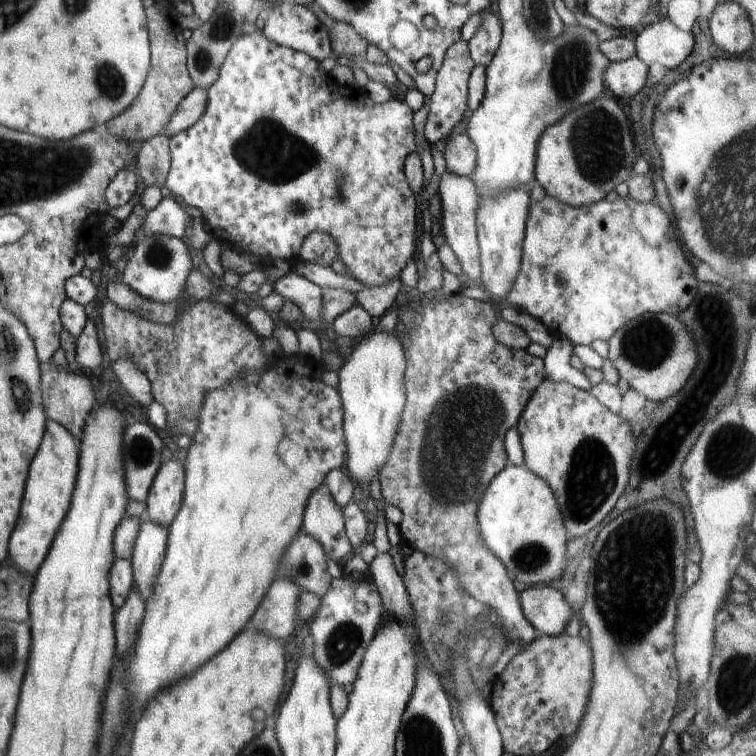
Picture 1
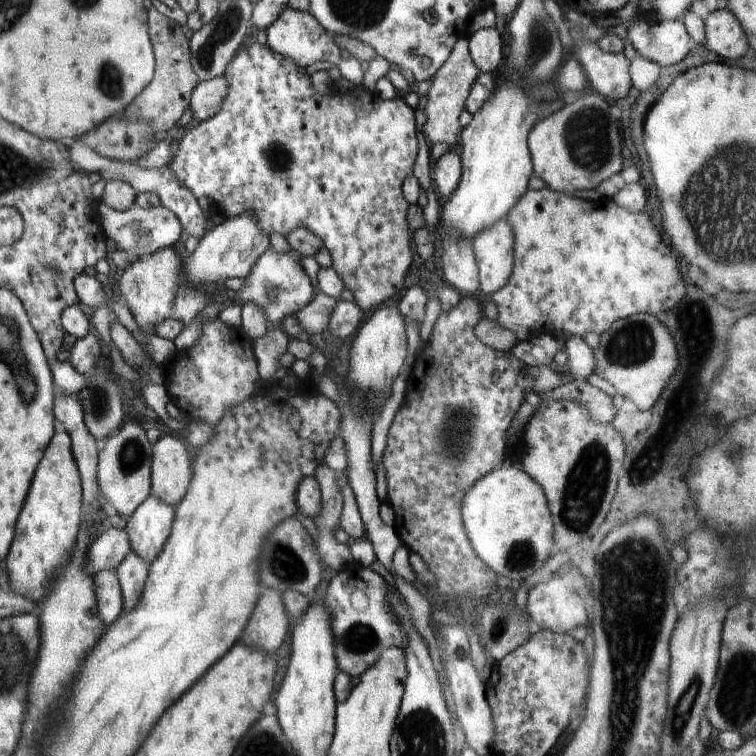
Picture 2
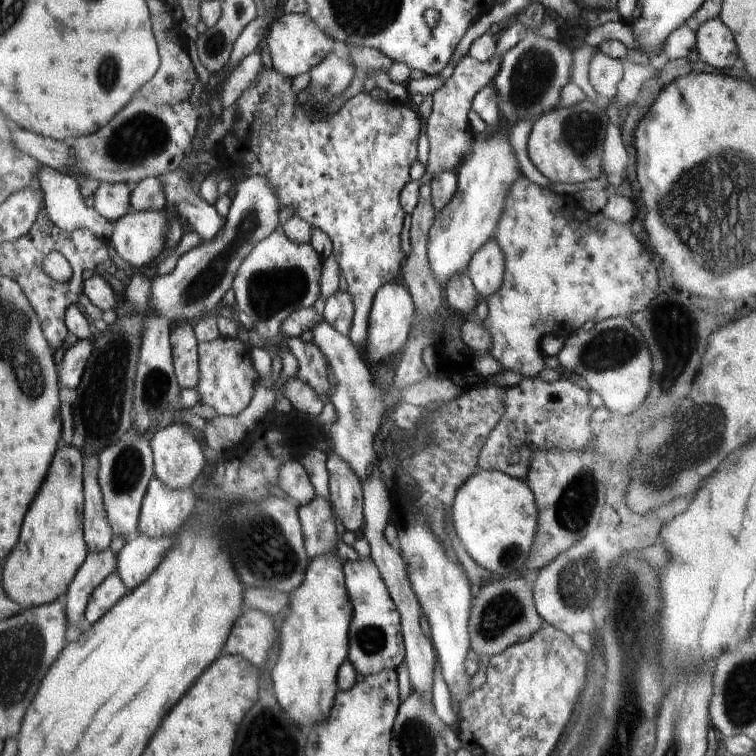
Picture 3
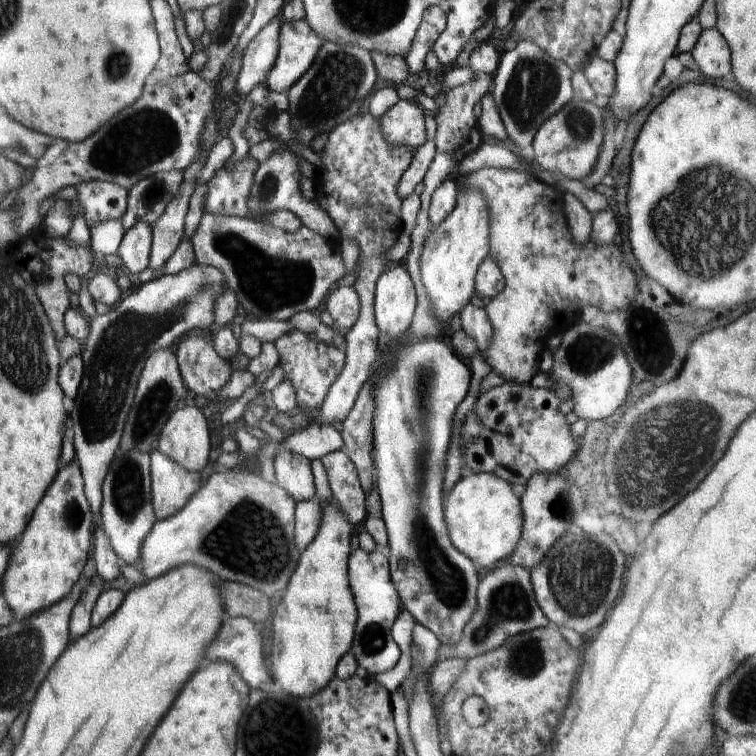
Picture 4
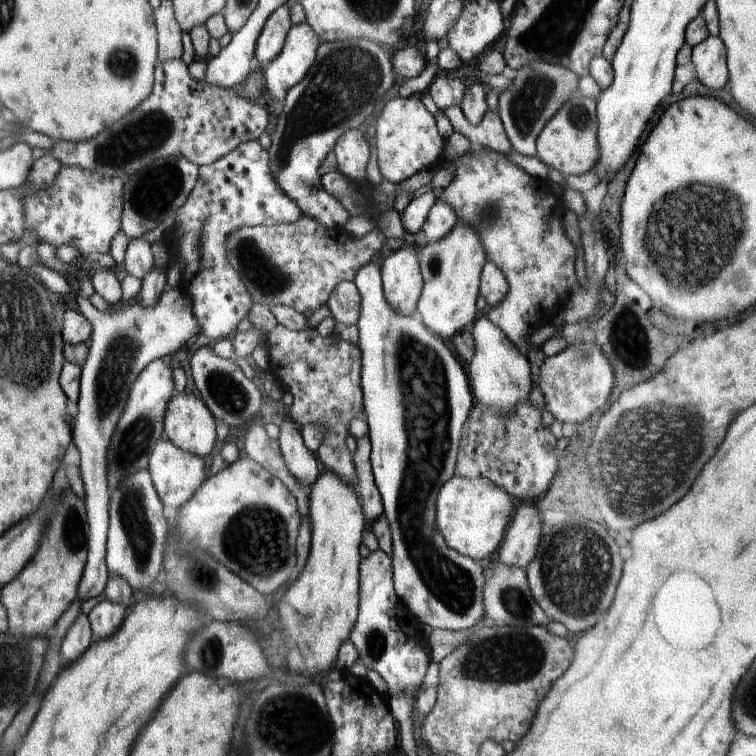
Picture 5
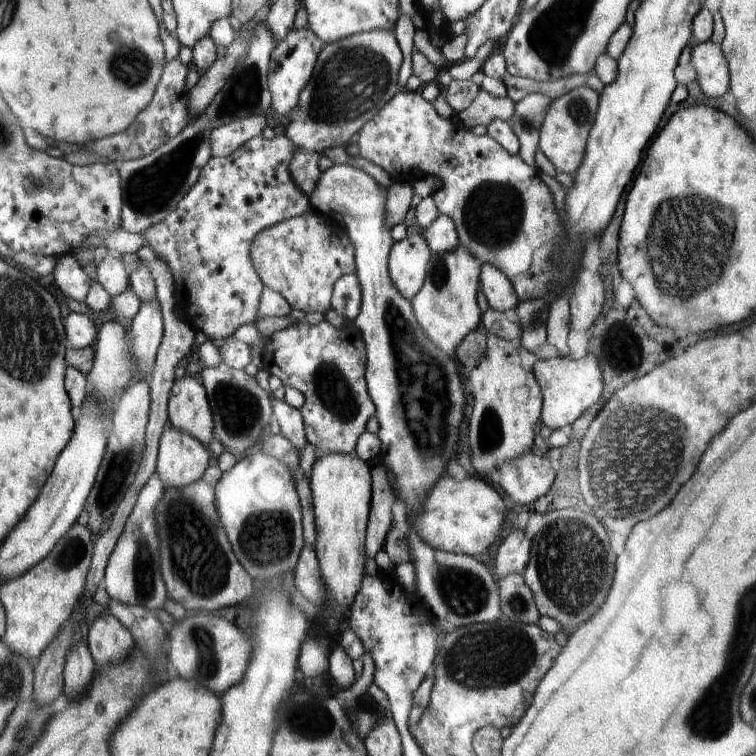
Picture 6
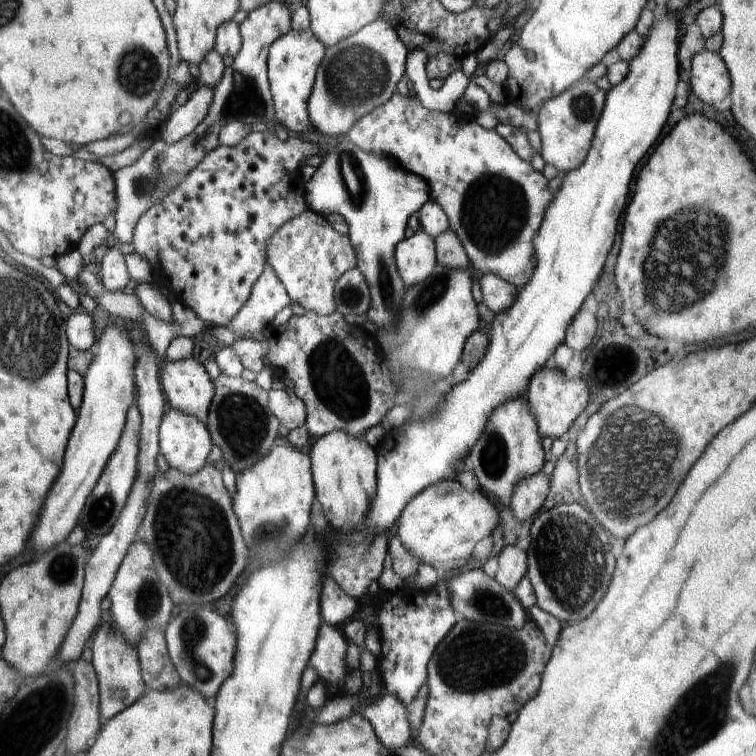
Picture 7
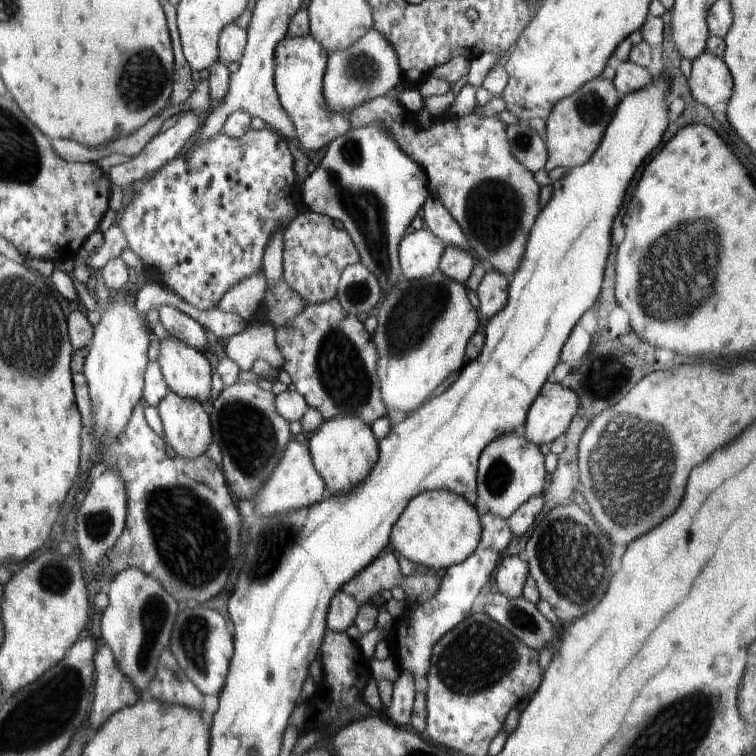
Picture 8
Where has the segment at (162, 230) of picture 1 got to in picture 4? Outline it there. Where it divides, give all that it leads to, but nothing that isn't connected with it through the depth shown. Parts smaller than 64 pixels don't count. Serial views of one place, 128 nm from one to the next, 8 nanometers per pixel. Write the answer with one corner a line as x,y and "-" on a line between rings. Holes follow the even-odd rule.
138,220
130,230
126,230
118,249
118,256
122,258
125,272
139,274
150,262
152,248
153,226
148,222

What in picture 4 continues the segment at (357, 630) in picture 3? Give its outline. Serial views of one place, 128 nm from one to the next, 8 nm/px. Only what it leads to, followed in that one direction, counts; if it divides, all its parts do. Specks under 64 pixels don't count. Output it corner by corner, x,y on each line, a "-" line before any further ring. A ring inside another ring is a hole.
360,547
351,550
348,558
348,580
358,613
351,651
358,666
370,675
388,672
396,666
400,655
398,644
392,639
390,631
402,609
398,592
392,584
389,560
380,552
364,552

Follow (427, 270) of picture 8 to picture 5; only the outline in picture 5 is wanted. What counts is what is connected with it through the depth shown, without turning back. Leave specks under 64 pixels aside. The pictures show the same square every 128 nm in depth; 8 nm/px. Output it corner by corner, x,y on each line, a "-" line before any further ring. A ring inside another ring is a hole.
412,244
394,247
381,267
384,298
396,312
416,316
417,302
423,286
417,248

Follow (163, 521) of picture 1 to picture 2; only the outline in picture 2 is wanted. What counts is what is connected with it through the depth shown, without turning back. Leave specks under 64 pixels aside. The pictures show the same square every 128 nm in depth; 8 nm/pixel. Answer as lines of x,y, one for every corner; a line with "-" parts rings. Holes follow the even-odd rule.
168,434
156,440
152,450
151,494
176,508
188,492
193,458
186,443

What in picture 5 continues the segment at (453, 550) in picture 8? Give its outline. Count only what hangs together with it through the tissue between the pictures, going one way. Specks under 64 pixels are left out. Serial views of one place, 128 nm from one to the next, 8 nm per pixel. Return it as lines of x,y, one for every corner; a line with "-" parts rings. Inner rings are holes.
454,475
438,493
436,526
451,549
478,561
499,550
516,505
515,499
504,488
487,478
480,476
469,479

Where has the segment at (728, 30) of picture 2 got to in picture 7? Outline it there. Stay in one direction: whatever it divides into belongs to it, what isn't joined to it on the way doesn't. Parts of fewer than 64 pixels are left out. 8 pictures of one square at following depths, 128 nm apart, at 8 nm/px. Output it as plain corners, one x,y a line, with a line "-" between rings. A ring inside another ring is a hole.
704,49
691,62
687,73
690,90
706,104
722,102
730,94
731,78
721,55

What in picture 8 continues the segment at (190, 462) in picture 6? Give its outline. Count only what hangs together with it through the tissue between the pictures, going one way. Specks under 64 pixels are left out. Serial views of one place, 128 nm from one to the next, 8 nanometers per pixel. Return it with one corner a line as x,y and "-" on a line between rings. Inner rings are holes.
168,390
166,397
157,408
164,426
164,440
174,448
177,457
194,459
206,453
213,442
212,428
209,414
205,412
199,401
180,397
176,392

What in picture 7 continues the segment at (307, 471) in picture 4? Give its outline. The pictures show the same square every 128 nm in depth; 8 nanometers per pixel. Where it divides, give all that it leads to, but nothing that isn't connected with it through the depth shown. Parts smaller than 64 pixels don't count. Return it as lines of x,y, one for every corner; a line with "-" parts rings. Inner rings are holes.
285,388
271,389
268,394
270,410
278,418
280,424
284,424
291,431
300,428
305,423
307,410
296,393

